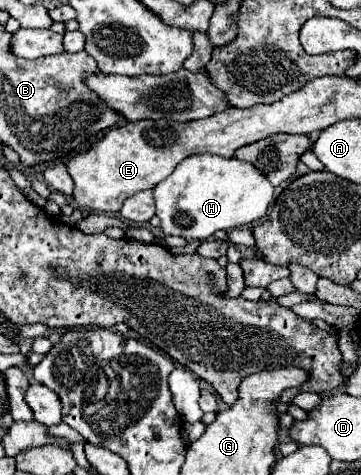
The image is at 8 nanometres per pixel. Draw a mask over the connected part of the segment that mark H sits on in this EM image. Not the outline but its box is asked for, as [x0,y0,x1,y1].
[154,154,274,240]

